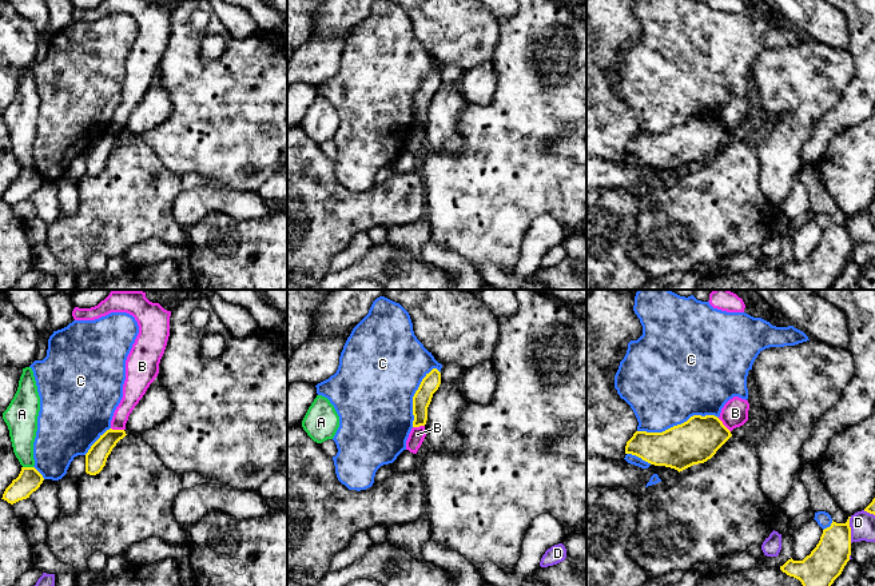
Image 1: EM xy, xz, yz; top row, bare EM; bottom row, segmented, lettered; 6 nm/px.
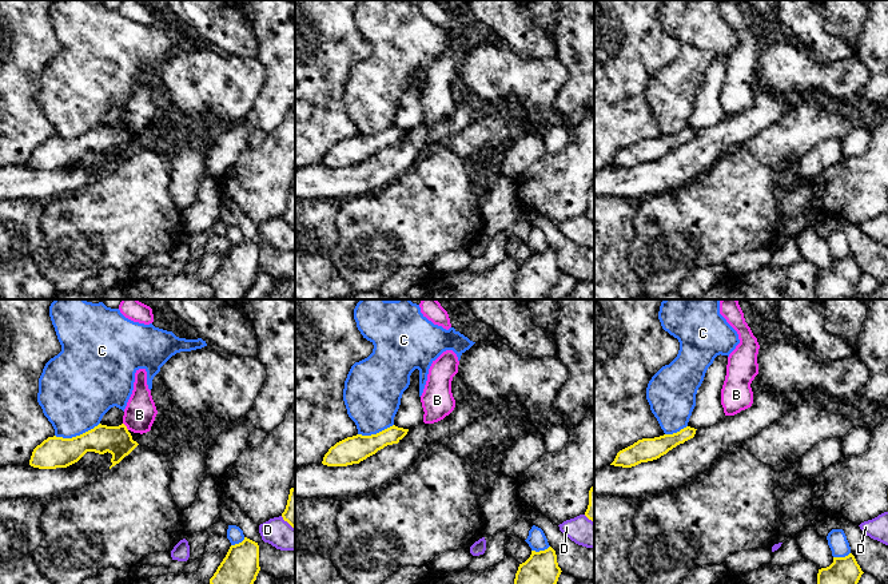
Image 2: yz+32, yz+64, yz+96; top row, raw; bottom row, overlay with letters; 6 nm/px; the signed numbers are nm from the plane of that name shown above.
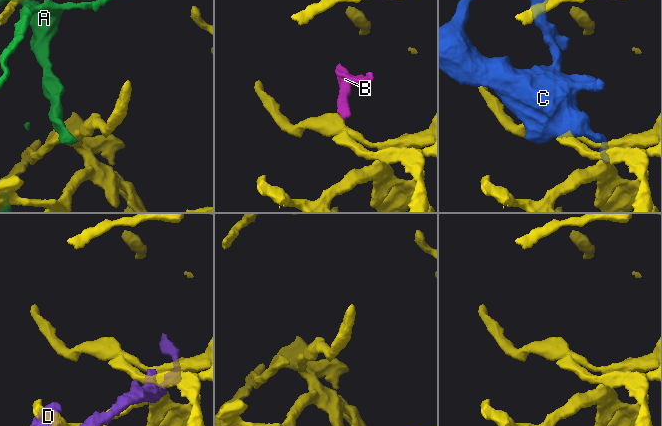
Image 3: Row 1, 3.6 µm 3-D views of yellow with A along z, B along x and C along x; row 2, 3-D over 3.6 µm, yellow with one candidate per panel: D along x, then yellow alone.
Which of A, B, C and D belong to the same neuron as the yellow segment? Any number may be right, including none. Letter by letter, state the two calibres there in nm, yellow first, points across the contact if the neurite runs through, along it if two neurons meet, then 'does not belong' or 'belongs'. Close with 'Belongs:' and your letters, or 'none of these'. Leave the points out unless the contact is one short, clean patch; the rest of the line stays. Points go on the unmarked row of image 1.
A: 140 nm thick on the yellow side, 170 nm on the other; does not belong
B: 260 nm thick on the yellow side, 160 nm on the other; border along yz (718, 119), (730, 132); does not belong
C: 260 nm thick on the yellow side, 480 nm on the other; does not belong
D: 220 nm thick on the yellow side, 150 nm on the other; does not belong
Belongs: none of these

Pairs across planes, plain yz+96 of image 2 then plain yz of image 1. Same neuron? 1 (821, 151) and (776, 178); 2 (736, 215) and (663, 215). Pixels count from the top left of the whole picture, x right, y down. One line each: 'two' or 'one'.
1: two
2: one

